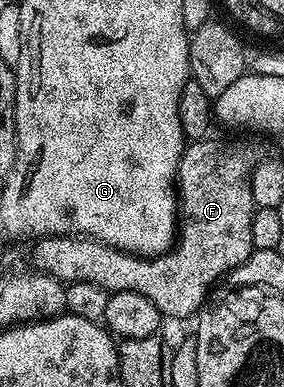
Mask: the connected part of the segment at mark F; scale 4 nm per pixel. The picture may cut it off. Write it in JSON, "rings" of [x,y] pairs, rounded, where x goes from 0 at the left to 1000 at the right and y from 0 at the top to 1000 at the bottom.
{"rings":[[[673,362],[627,424],[620,486],[634,522],[634,579],[599,651],[563,664],[482,664],[472,654],[440,654],[373,633],[335,612],[137,612],[106,654],[109,669],[120,672],[109,674],[116,693],[141,705],[176,705],[222,731],[338,731],[338,742],[366,742],[391,760],[408,752],[479,752],[489,762],[535,773],[535,783],[549,783],[549,793],[585,824],[669,817],[680,822],[729,786],[725,765],[736,762],[739,744],[778,716],[785,724],[820,695],[845,690],[845,680],[859,680],[859,669],[873,669],[873,659],[898,646],[887,628],[887,566],[901,532],[887,514],[880,465],[887,442],[912,421],[915,395],[866,364],[739,362]]]}

